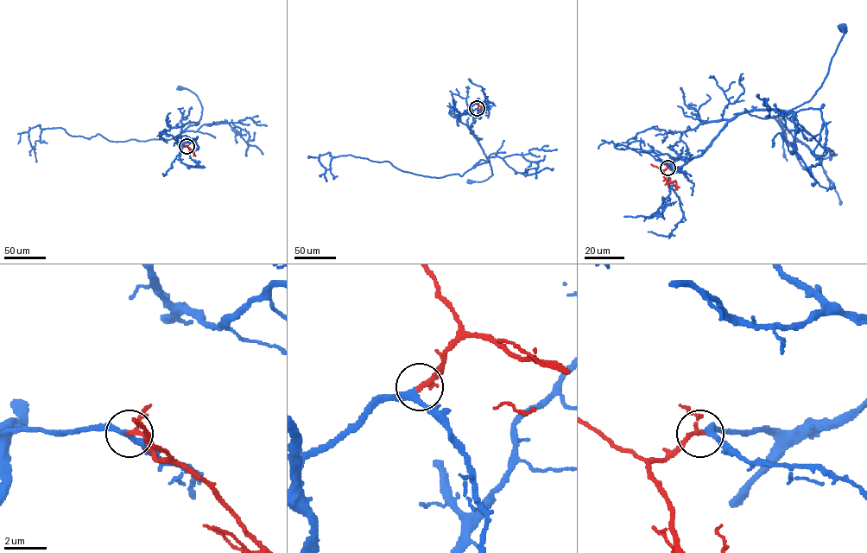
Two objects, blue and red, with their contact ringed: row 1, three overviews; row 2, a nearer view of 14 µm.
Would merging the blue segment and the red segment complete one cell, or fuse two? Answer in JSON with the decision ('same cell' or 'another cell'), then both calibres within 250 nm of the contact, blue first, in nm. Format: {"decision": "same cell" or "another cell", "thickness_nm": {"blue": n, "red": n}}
{"decision": "same cell", "thickness_nm": {"blue": 220, "red": 160}}

